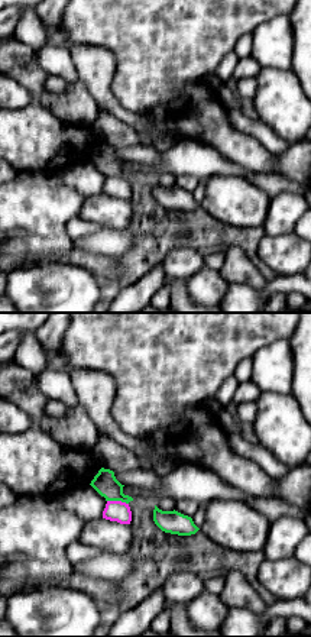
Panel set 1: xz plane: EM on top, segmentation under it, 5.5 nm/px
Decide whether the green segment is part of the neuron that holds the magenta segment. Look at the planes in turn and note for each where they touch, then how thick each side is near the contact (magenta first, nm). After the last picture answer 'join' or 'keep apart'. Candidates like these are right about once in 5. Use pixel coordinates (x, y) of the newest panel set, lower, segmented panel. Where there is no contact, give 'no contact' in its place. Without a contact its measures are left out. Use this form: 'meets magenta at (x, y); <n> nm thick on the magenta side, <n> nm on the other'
meets magenta at (117, 501); 120 nm thick on the magenta side, 140 nm on the other

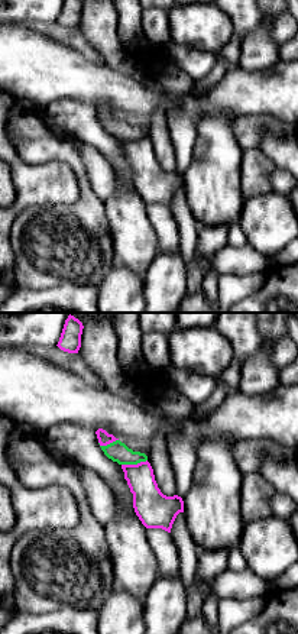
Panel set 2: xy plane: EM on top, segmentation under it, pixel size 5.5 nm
meets magenta at (133, 465); 190 nm thick on the magenta side, 110 nm on the other

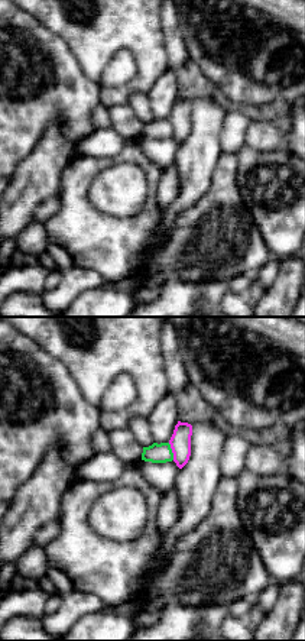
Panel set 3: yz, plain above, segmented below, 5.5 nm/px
meets magenta at (172, 452); 120 nm thick on the magenta side, 110 nm on the other

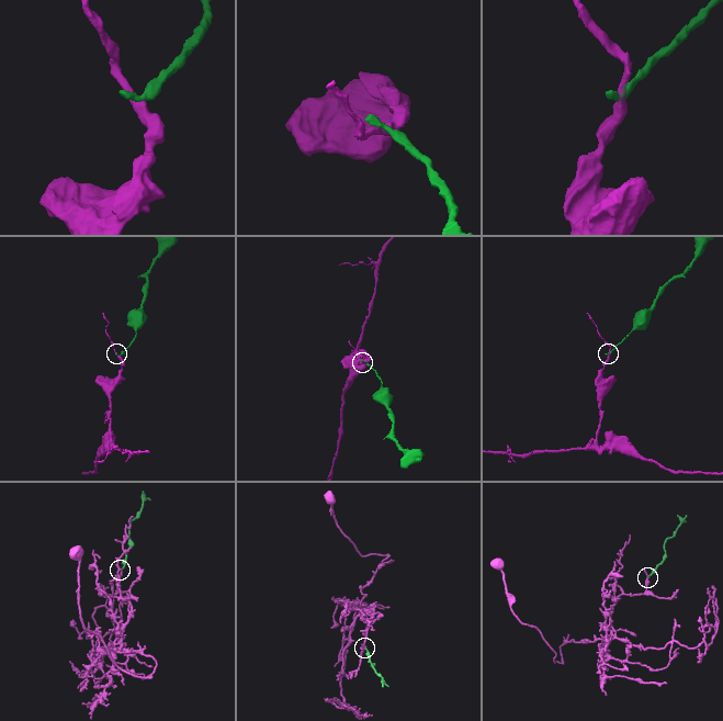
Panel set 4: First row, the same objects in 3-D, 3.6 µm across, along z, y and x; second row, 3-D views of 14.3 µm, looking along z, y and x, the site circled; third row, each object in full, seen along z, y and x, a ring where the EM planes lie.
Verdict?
keep apart

